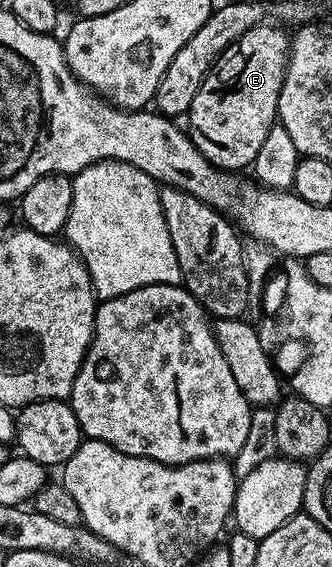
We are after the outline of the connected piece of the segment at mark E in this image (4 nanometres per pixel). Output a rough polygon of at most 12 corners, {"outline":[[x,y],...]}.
{"outline":[[244,32],[210,67],[188,133],[213,166],[253,167],[278,117],[290,38]]}

